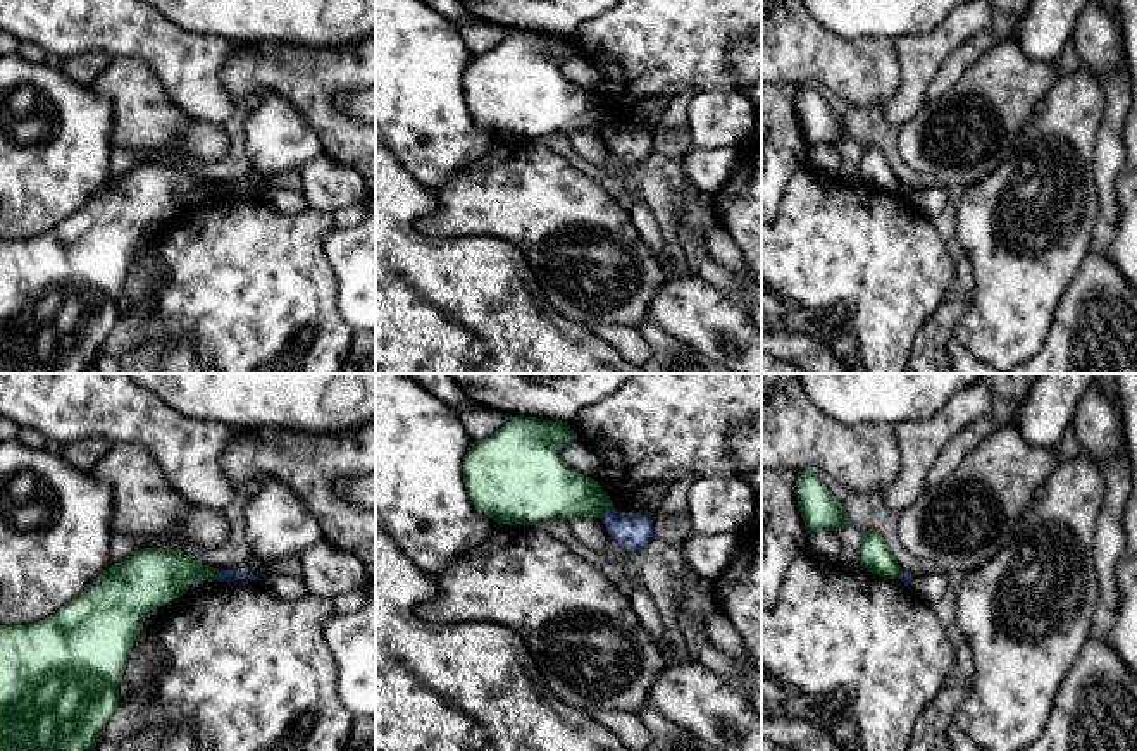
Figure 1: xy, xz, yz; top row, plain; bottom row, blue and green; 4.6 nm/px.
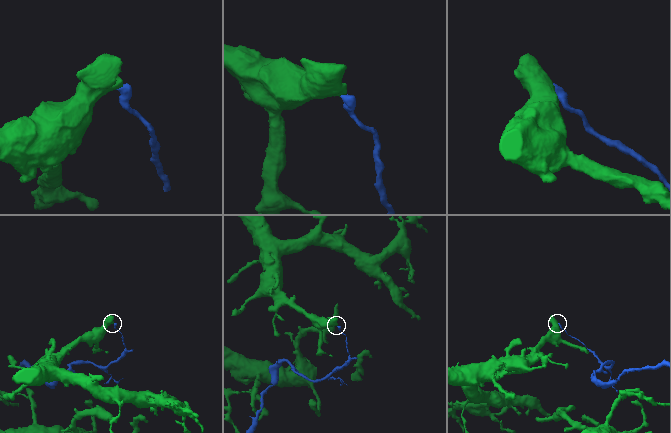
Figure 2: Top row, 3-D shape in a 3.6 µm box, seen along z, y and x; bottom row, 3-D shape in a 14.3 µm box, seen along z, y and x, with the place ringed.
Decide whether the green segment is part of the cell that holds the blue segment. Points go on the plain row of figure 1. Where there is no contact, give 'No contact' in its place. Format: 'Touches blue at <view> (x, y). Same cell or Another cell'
Touches blue at xz (607, 126). Another cell

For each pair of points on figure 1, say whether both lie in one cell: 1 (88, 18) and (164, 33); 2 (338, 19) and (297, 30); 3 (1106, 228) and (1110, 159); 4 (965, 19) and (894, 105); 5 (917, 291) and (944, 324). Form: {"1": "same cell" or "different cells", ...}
{"1": "same cell", "2": "same cell", "3": "same cell", "4": "same cell", "5": "different cells"}

